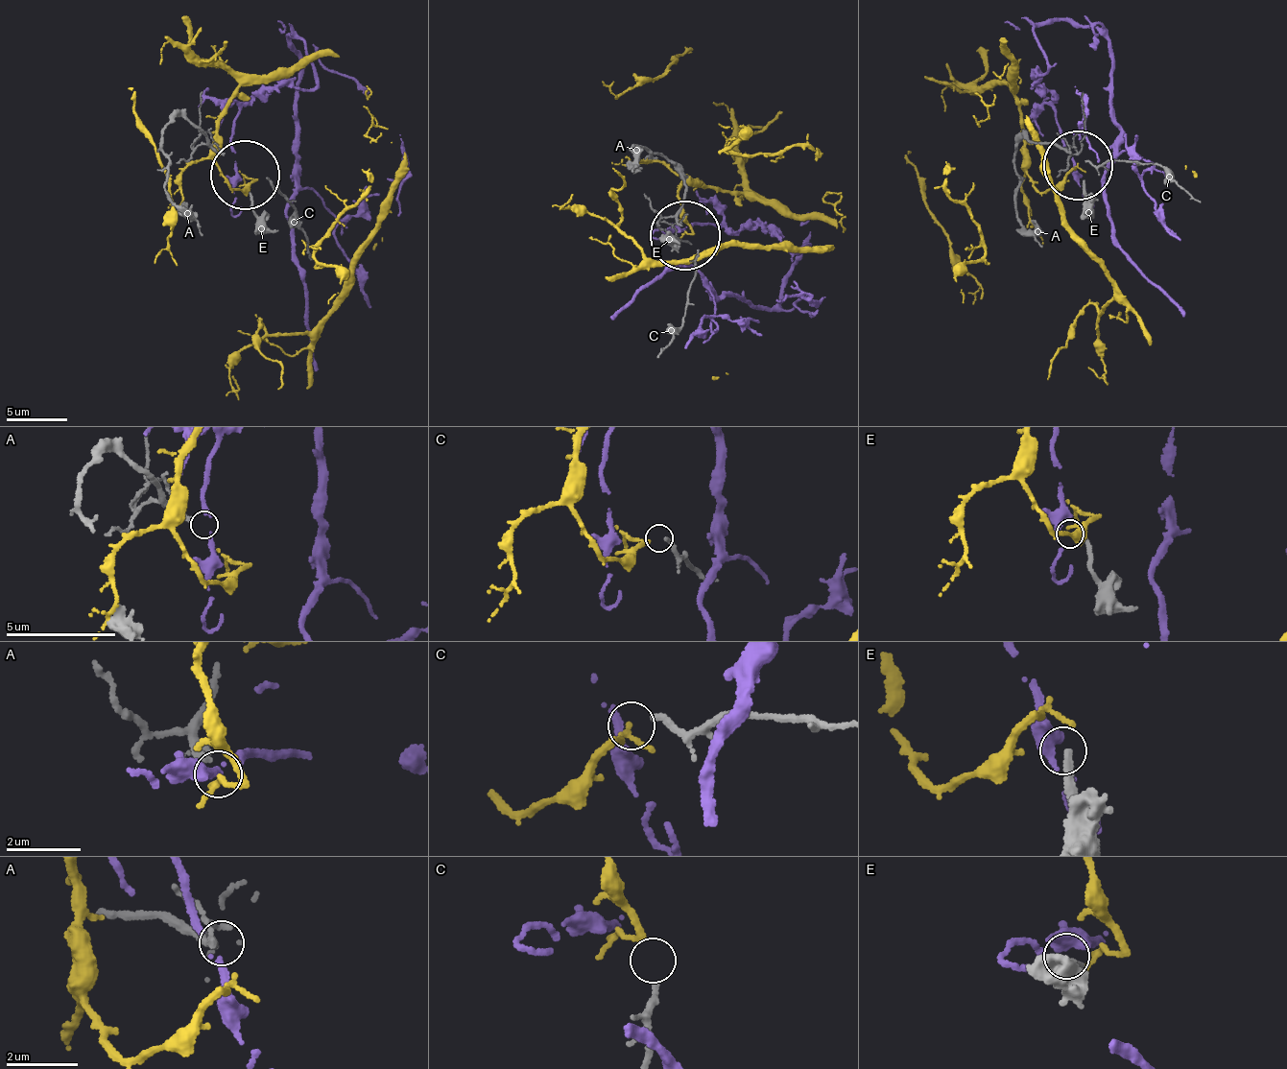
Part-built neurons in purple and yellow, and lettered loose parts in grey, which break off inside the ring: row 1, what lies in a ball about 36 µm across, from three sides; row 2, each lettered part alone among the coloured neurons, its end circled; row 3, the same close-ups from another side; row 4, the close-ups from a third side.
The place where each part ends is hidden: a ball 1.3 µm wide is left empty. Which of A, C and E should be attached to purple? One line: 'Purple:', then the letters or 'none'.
Purple: E

